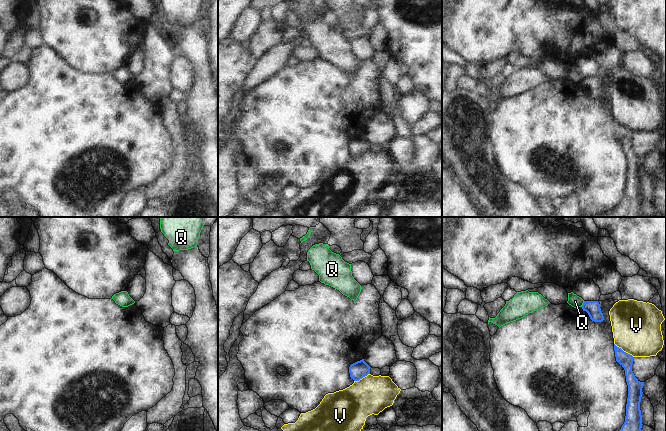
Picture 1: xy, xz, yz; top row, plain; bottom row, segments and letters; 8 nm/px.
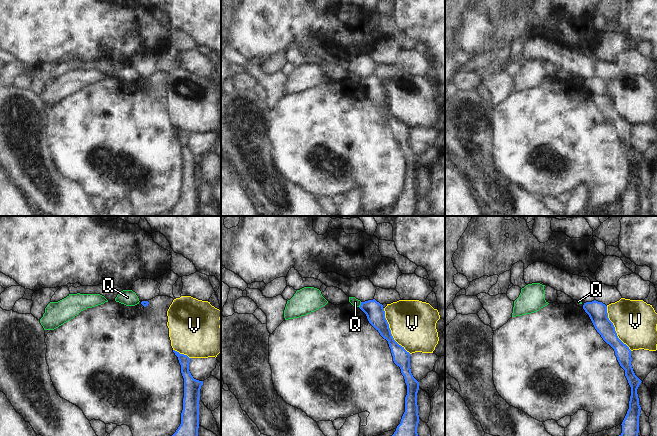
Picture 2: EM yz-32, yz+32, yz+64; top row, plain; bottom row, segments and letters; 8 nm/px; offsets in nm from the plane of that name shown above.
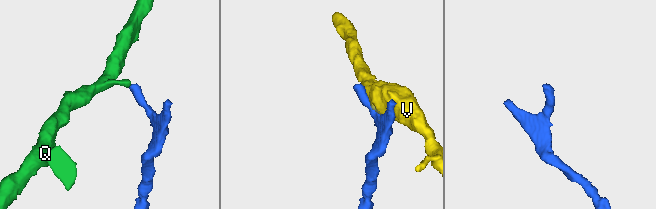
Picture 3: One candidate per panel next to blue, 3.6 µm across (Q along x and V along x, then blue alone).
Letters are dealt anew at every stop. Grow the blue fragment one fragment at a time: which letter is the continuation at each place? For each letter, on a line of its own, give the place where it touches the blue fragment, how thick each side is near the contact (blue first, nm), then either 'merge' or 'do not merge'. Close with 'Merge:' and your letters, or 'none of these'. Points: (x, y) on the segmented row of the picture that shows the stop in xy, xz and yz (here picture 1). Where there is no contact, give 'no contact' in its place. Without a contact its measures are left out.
Q: contact yz (583, 304); calibres 120 and 100 nm; do not merge
V: contact yz (623, 351); calibres 110 and 400 nm; do not merge
Merge: none of these

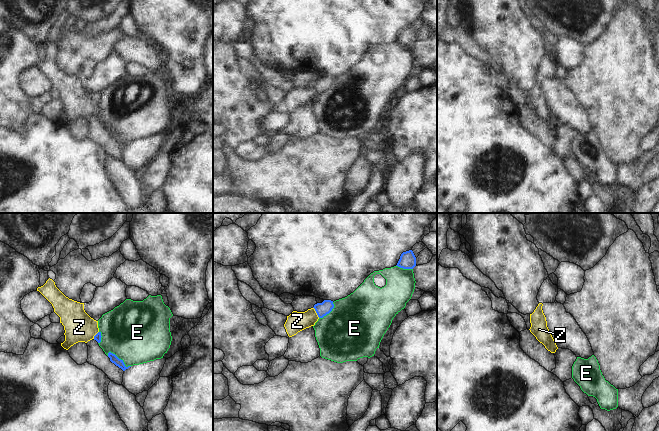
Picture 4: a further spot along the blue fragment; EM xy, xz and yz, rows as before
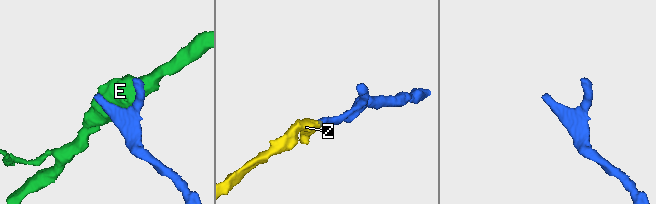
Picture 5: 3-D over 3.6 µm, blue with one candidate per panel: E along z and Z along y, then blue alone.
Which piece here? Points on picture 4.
E: contact xy (118, 358); calibres 70 and 480 nm; do not merge
Z: contact xz (316, 312); calibres 110 and 160 nm; merge
Merge: Z

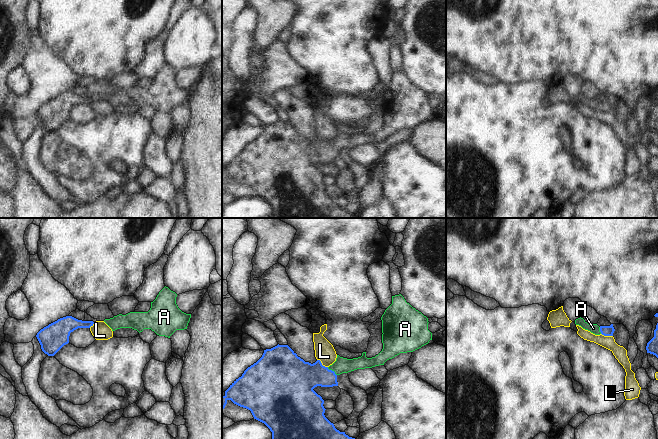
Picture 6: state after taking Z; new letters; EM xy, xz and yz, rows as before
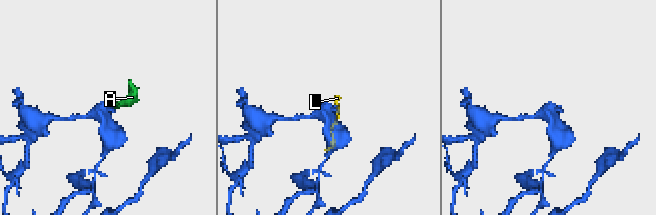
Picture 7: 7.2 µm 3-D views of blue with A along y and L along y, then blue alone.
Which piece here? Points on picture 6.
A: contact xz (331, 370); calibres 260 and 130 nm; merge
L: contact xz (321, 364); calibres 340 and 160 nm; do not merge
Merge: A

